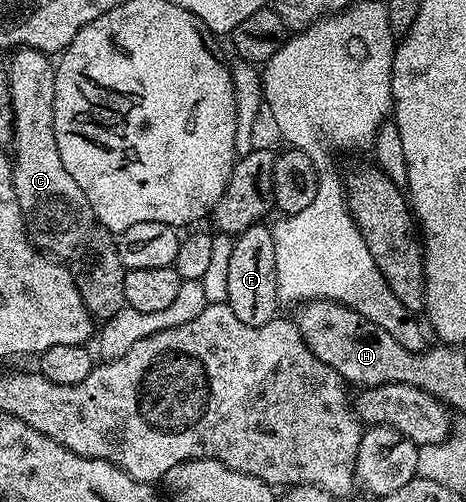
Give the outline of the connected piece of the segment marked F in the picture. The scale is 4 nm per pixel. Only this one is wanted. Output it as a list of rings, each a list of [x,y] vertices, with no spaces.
[[[267,225],[251,226],[246,232],[235,235],[233,251],[230,255],[230,266],[227,269],[226,305],[242,320],[242,324],[261,326],[277,317],[278,299],[276,297],[276,265],[274,264],[274,236]]]

